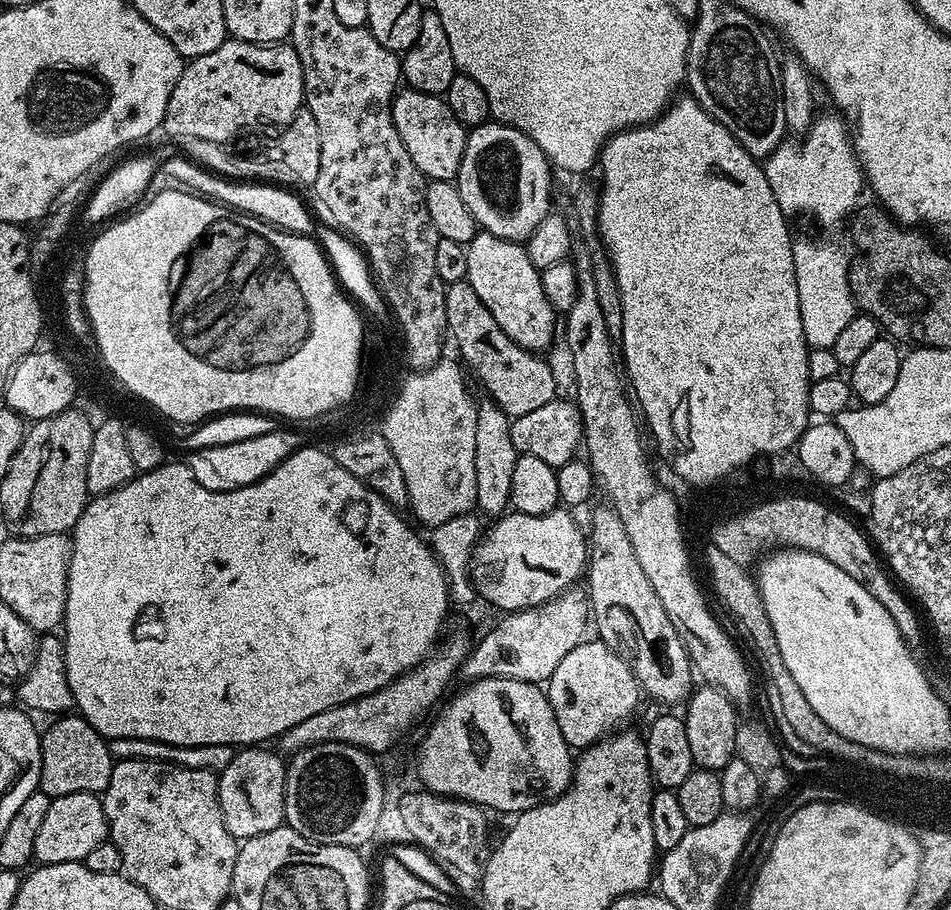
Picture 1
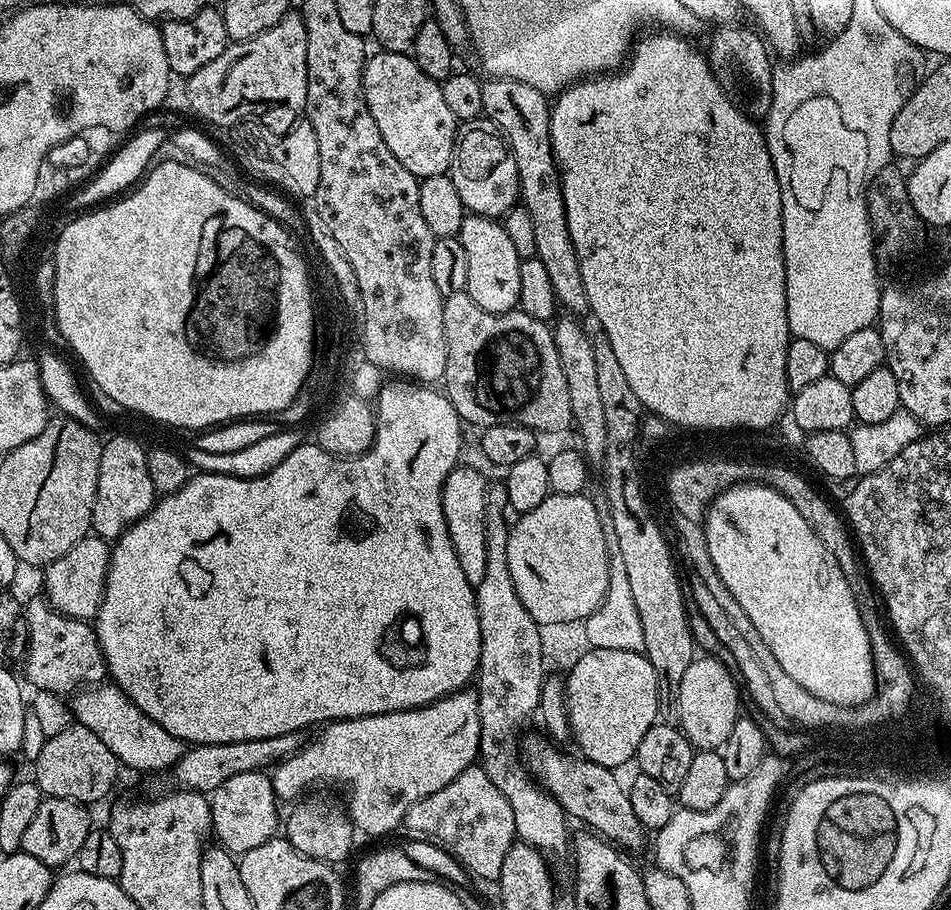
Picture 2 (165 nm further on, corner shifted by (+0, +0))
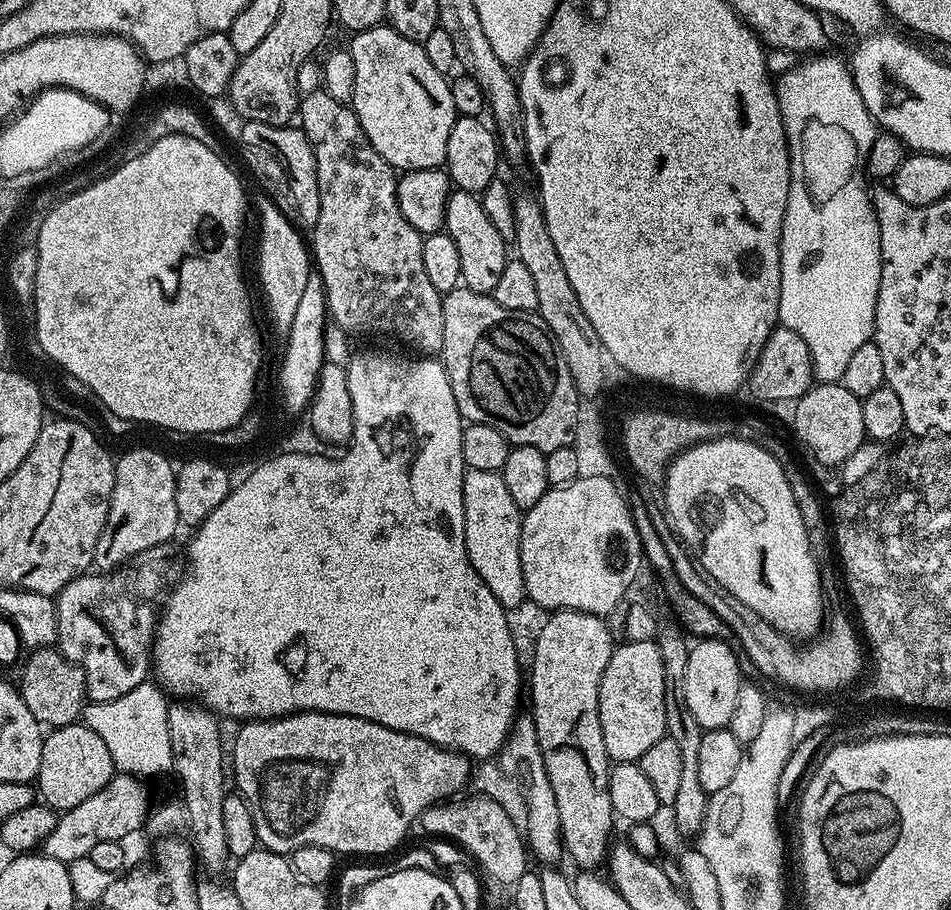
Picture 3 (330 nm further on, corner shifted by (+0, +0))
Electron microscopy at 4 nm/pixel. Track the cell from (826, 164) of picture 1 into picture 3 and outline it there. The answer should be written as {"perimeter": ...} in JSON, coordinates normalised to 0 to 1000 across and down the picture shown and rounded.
{"perimeter":[[[862,59],[857,64],[850,64],[846,70],[841,70],[838,75],[833,75],[824,85],[815,89],[816,107],[818,108],[818,116],[822,125],[822,138],[826,143],[826,156],[829,157],[829,173],[831,174],[831,213],[826,222],[826,235],[822,244],[822,257],[820,258],[820,351],[819,355],[825,360],[835,363],[835,367],[839,367],[843,371],[843,376],[848,376],[848,380],[852,385],[852,393],[854,395],[854,411],[861,421],[877,422],[883,419],[885,411],[890,411],[890,401],[895,390],[902,385],[902,380],[914,377],[918,373],[919,362],[921,358],[921,333],[923,332],[923,319],[925,318],[925,302],[927,301],[927,292],[925,291],[925,249],[923,248],[923,240],[921,233],[917,230],[917,218],[915,214],[915,198],[911,192],[913,184],[913,170],[915,169],[915,160],[919,160],[919,152],[923,144],[923,137],[917,131],[915,121],[911,121],[911,112],[906,112],[906,103],[902,103],[902,95],[898,95],[898,86],[896,85],[895,74],[891,69],[887,70],[879,62],[866,62],[871,59]]]}

